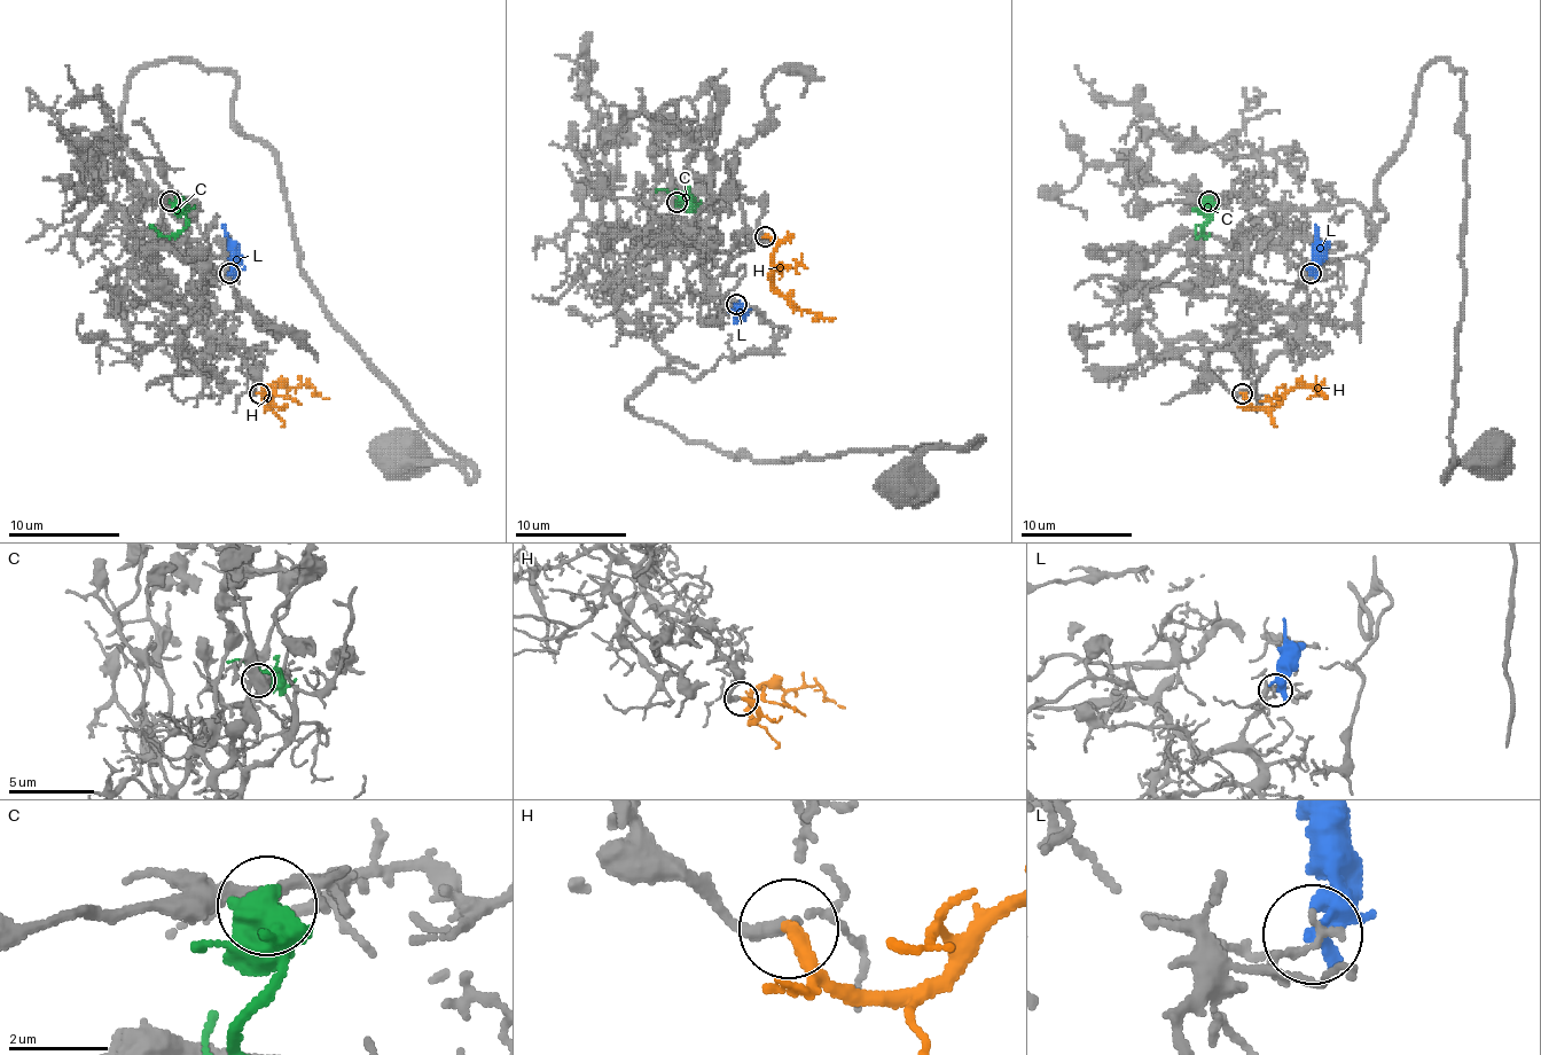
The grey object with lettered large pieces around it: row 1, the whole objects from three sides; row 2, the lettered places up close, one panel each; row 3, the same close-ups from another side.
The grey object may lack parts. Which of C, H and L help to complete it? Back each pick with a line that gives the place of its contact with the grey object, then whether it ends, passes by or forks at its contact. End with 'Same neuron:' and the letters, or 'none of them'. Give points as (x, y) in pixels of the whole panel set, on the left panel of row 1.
H: (259, 393) | it ends
Same neuron: H

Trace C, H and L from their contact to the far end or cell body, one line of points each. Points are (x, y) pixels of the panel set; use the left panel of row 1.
C: (169, 200), (186, 217), (186, 225), (166, 236), (149, 225)
H: (258, 392), (270, 404), (267, 406), (267, 390), (278, 387), (309, 384), (328, 398)
L: (231, 272), (233, 244), (223, 225)

